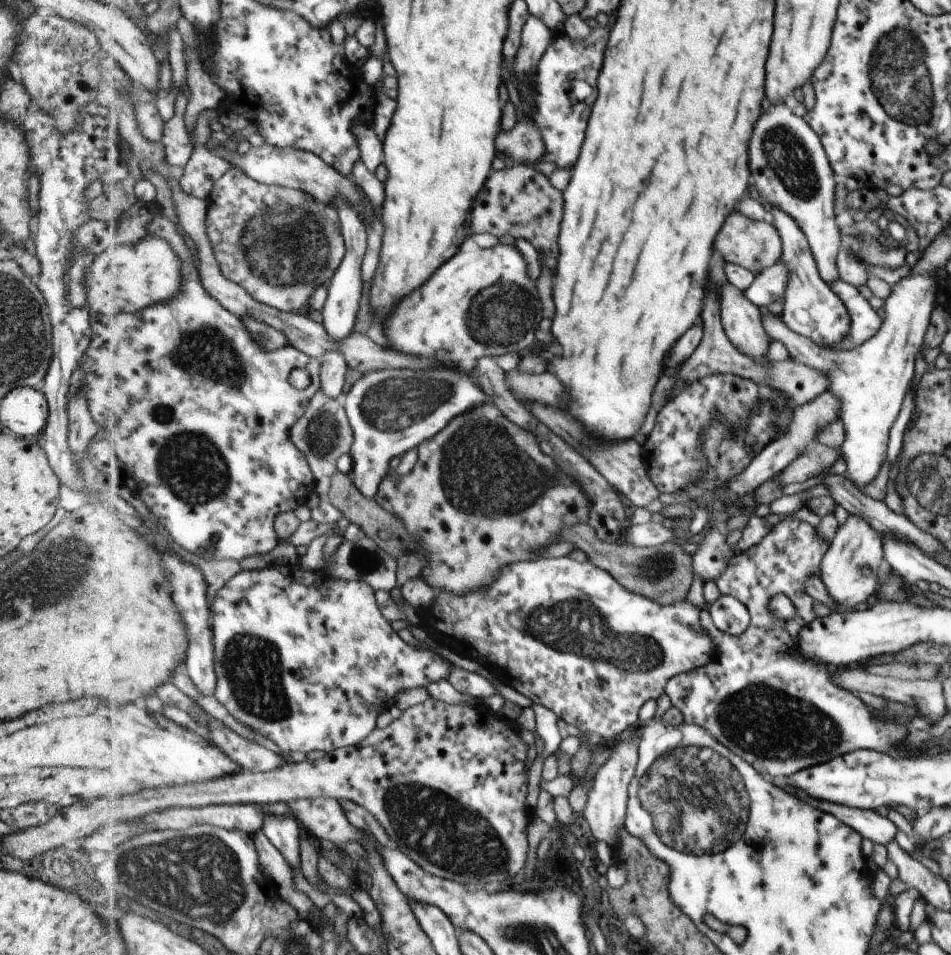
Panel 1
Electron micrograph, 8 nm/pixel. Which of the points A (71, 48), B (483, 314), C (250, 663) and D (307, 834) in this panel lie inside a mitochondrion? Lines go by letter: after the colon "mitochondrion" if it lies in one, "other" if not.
A: mitochondrion
B: mitochondrion
C: mitochondrion
D: other

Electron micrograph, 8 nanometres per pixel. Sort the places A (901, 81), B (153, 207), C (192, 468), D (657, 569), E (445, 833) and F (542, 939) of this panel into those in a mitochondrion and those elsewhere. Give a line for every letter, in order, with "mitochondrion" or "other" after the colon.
A: mitochondrion
B: other
C: mitochondrion
D: mitochondrion
E: mitochondrion
F: mitochondrion

